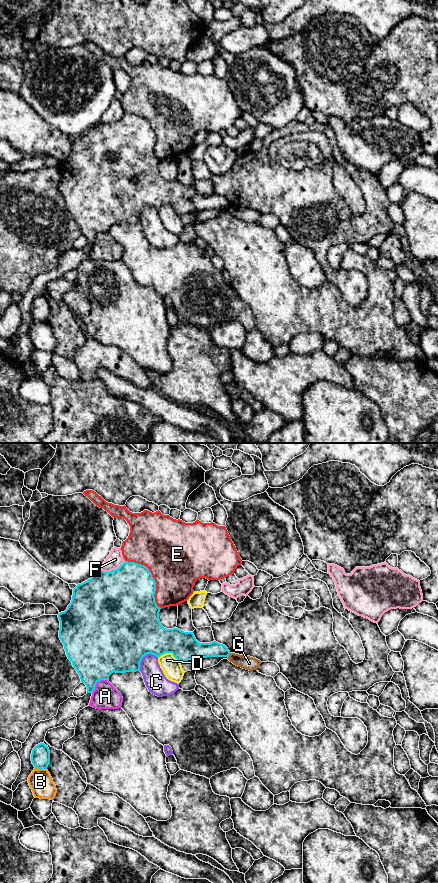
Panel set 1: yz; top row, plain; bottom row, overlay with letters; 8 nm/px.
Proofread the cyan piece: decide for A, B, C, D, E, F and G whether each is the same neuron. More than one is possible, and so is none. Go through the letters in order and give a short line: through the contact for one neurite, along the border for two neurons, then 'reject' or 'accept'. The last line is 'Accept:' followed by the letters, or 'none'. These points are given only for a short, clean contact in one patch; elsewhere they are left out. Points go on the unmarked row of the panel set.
A: reject
B: reject
C: reject
D: reject
E: reject
F: reject
G: line yz (230, 205), (227, 208); reject
Accept: none

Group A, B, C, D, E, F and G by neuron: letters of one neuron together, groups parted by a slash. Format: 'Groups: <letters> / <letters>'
Groups: A / B / C / D / E / F / G

